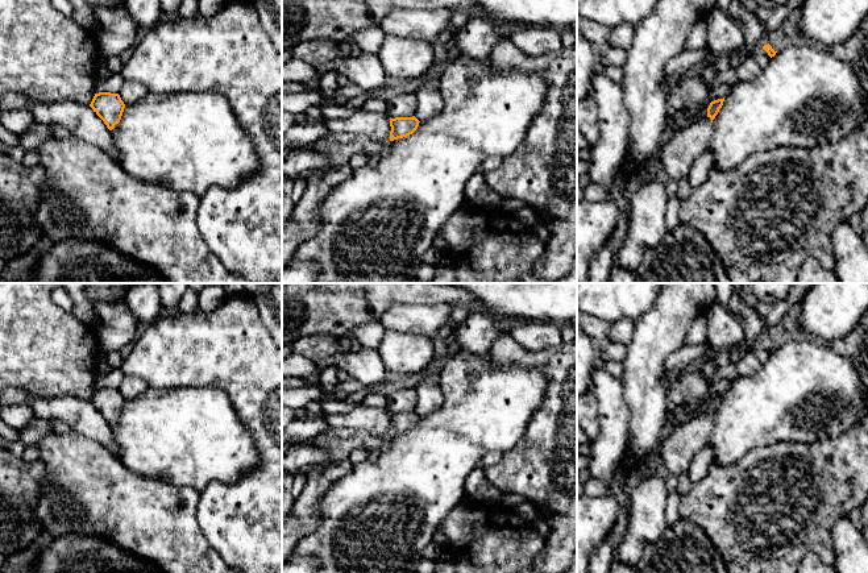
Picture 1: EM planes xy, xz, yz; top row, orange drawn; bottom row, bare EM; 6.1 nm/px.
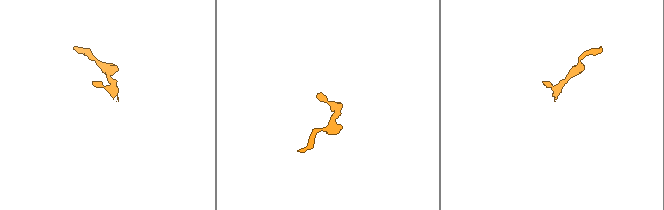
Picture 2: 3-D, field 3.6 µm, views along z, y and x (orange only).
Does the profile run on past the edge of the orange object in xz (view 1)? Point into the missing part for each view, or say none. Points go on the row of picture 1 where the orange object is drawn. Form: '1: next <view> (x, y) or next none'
1: next none

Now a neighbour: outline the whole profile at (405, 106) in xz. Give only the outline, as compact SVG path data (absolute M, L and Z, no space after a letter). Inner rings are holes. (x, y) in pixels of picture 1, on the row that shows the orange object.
M404 94L395 96L387 101L387 116L395 117L412 117L416 112L416 96L415 94Z

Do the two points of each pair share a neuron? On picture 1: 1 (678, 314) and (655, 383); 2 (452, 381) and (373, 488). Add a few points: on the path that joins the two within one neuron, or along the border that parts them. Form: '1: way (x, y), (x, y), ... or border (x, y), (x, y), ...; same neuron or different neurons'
1: way (661, 331), (655, 337), (655, 366); same neuron
2: way (452, 409), (452, 412), (401, 464); same neuron

